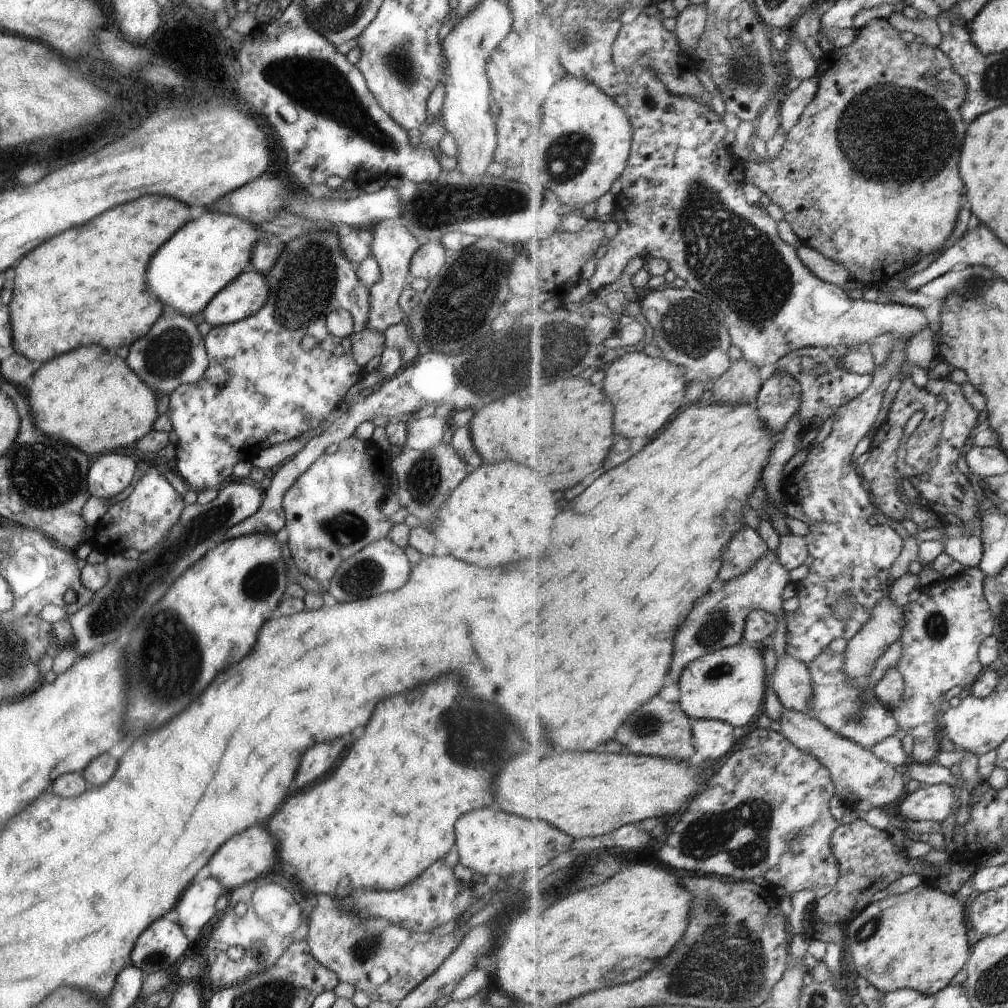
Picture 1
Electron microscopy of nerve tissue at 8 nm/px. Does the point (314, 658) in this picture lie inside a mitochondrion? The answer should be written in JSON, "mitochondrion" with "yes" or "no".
{"mitochondrion":"no"}

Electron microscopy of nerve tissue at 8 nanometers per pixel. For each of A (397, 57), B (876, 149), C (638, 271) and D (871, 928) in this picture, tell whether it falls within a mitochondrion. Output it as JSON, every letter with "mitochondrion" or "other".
{"A":"mitochondrion","B":"mitochondrion","C":"other","D":"mitochondrion"}

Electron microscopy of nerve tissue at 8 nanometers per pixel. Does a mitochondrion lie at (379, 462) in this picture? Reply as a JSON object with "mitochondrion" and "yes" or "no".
{"mitochondrion":"no"}

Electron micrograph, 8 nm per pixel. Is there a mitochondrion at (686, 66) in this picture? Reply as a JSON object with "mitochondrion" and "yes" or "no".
{"mitochondrion":"no"}

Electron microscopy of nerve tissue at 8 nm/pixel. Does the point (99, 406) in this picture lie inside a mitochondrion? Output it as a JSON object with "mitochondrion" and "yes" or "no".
{"mitochondrion":"no"}

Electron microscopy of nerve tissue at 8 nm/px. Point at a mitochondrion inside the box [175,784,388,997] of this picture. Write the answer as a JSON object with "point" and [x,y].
{"point":[362,950]}

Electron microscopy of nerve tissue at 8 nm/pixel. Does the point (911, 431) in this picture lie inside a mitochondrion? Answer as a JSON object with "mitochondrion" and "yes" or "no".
{"mitochondrion":"yes"}

